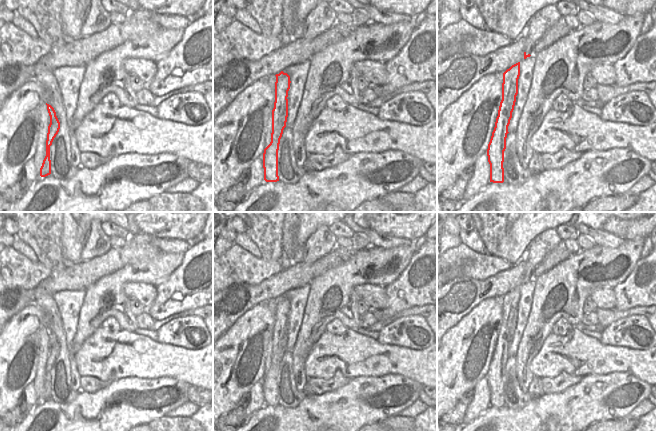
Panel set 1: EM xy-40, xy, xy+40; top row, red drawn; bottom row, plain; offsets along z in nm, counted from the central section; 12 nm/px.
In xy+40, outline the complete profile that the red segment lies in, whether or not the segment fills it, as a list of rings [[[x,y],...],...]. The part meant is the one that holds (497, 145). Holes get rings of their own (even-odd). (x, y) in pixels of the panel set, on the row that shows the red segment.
[[[520,62],[512,65],[503,73],[502,100],[500,102],[495,127],[488,144],[487,156],[490,164],[490,182],[504,182],[504,151],[508,126],[512,118],[516,96],[518,94],[518,79],[520,76]]]

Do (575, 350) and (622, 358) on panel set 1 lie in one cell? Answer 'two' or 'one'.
one

